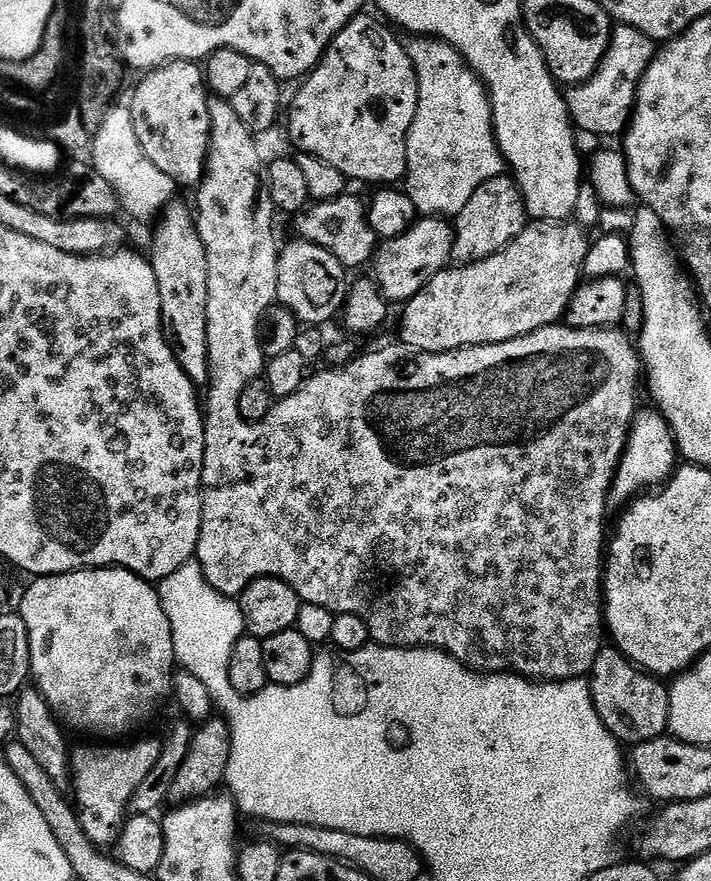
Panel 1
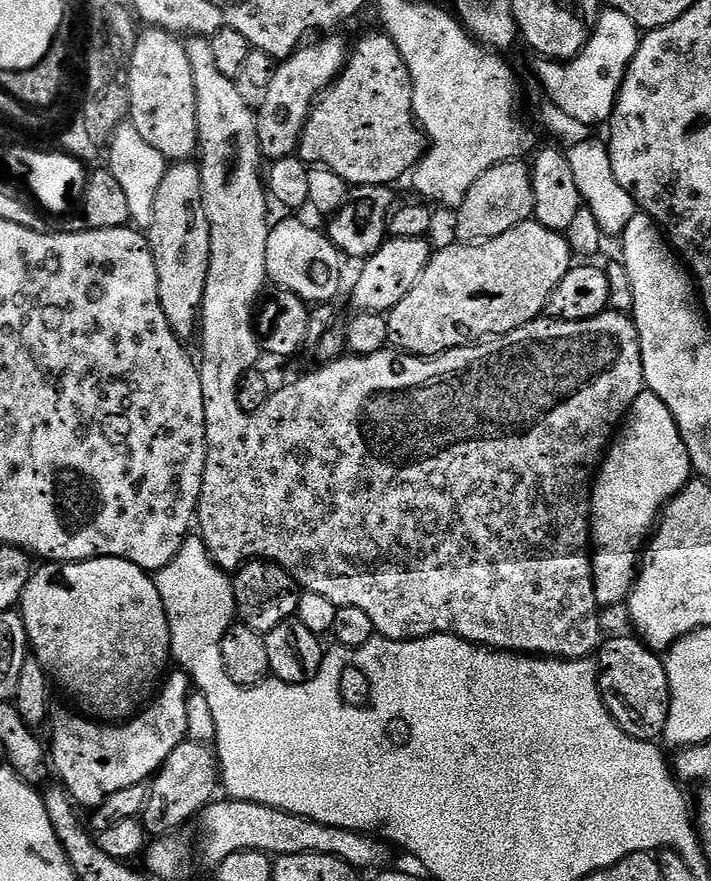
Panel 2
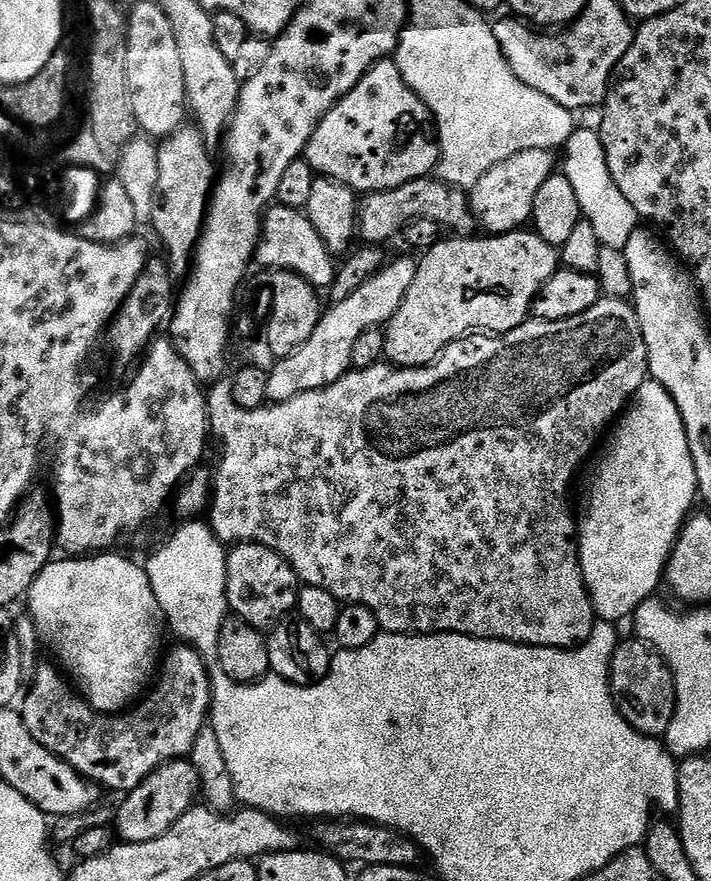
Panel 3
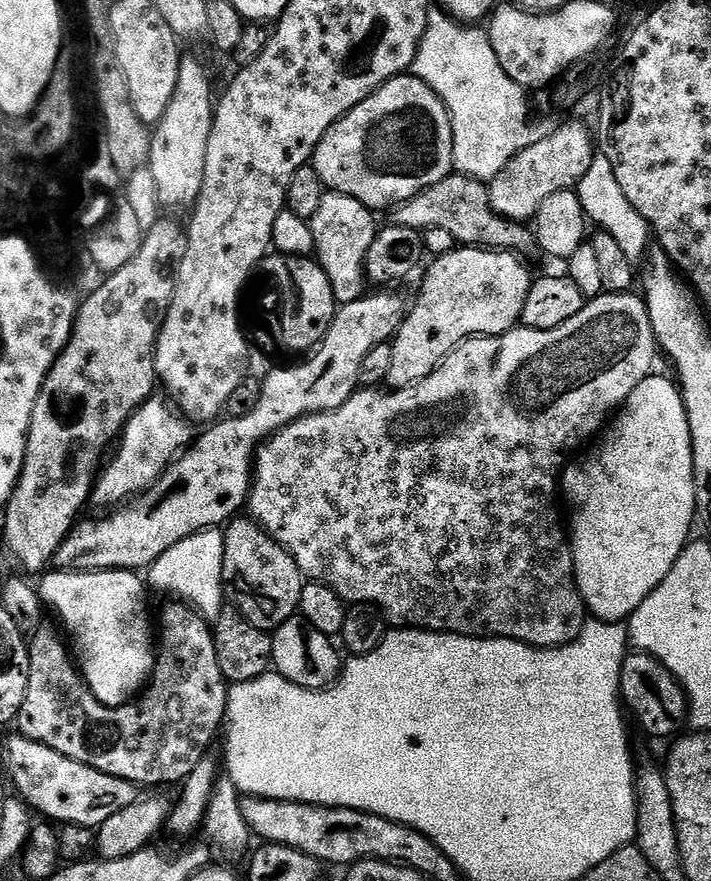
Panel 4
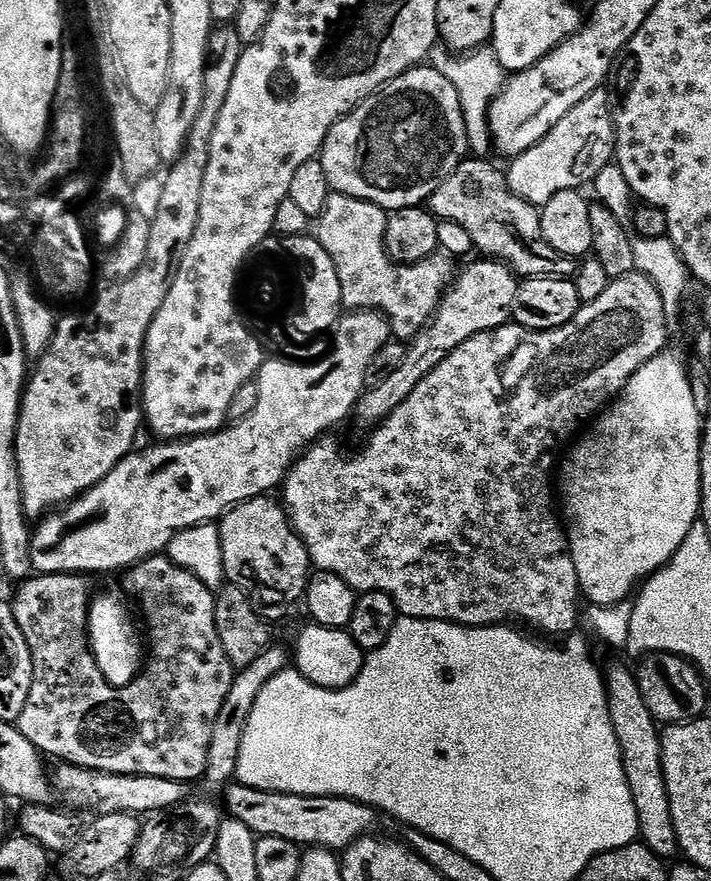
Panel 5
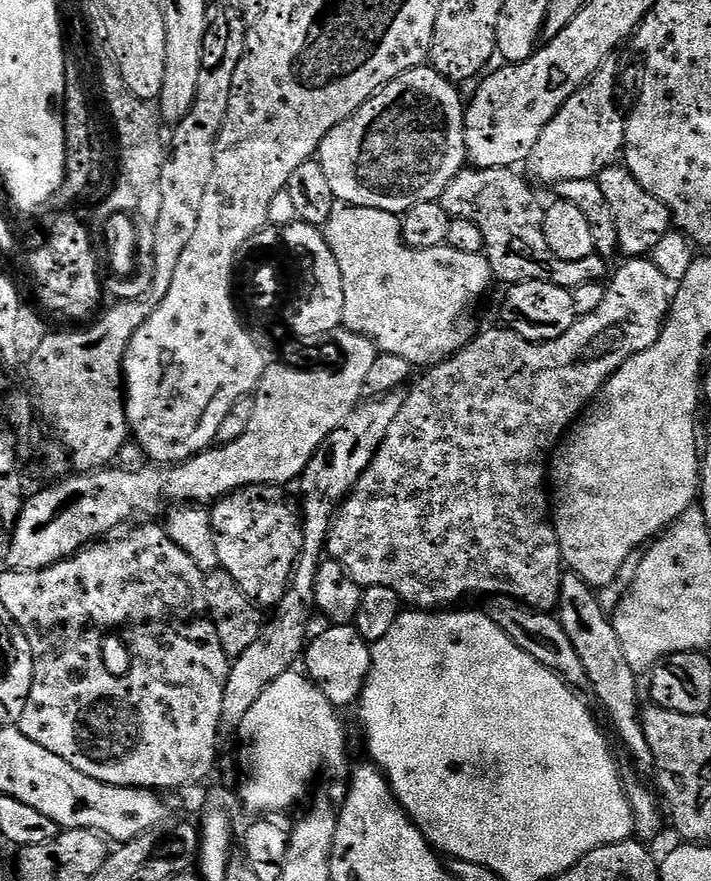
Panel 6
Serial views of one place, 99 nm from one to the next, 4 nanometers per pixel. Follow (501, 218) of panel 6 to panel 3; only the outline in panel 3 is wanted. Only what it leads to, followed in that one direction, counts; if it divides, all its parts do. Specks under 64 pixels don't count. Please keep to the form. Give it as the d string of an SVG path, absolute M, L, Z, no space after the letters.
M439 178L406 182L385 192L367 193L358 204L358 236L365 245L384 246L391 236L399 237L416 220L439 224L441 229L464 228L470 221L470 196L467 191L454 190Z

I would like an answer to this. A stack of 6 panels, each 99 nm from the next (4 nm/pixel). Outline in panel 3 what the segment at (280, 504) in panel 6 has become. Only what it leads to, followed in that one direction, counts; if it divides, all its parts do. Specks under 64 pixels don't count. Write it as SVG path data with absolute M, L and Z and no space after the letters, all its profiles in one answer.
M261 544L235 545L228 552L226 570L226 594L229 609L239 619L261 630L271 630L296 608L296 597L302 581L287 560L281 558L273 548Z

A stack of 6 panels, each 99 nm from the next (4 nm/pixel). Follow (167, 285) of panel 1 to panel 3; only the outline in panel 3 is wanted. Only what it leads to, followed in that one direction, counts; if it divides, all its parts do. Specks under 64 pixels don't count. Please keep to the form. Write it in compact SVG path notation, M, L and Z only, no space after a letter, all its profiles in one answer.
M196 126L179 128L158 148L158 186L150 219L161 246L168 251L166 263L176 278L187 277L194 263L196 243L204 232L204 217L218 176L208 151L210 145Z

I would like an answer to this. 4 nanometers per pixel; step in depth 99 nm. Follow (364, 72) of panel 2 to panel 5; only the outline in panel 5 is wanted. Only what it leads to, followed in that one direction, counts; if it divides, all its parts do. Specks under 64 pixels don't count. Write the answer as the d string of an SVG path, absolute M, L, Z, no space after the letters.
M417 66L385 84L352 113L342 117L328 132L318 158L326 170L333 193L353 196L393 213L400 208L421 207L469 152L458 90L454 90L452 83L437 68Z

